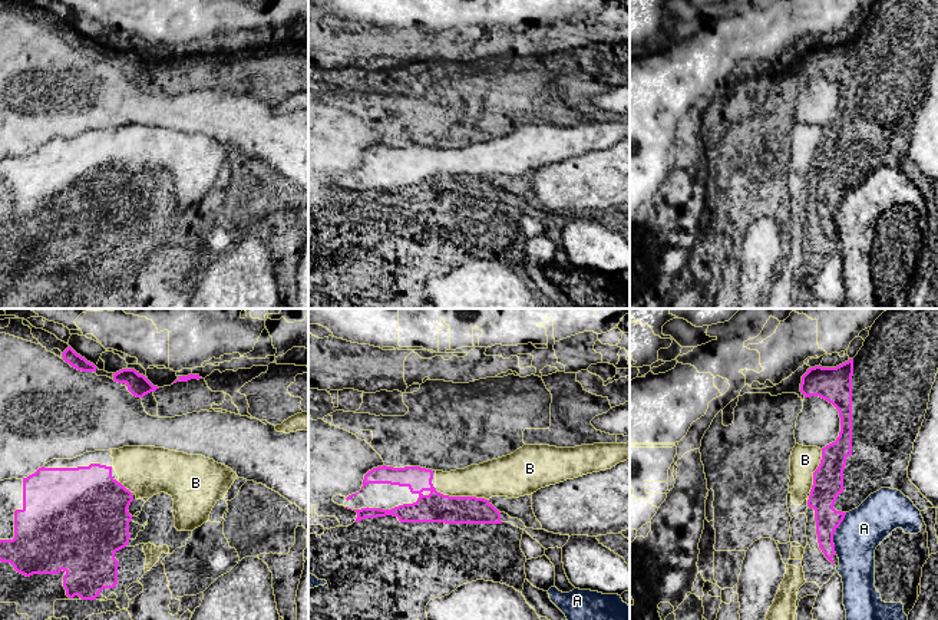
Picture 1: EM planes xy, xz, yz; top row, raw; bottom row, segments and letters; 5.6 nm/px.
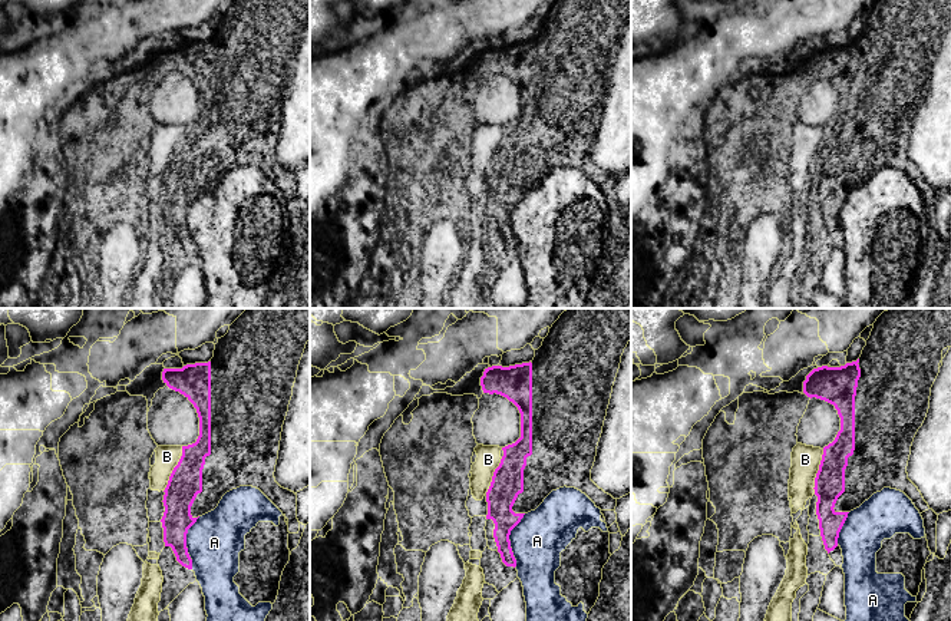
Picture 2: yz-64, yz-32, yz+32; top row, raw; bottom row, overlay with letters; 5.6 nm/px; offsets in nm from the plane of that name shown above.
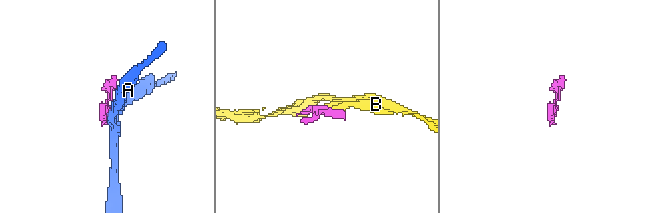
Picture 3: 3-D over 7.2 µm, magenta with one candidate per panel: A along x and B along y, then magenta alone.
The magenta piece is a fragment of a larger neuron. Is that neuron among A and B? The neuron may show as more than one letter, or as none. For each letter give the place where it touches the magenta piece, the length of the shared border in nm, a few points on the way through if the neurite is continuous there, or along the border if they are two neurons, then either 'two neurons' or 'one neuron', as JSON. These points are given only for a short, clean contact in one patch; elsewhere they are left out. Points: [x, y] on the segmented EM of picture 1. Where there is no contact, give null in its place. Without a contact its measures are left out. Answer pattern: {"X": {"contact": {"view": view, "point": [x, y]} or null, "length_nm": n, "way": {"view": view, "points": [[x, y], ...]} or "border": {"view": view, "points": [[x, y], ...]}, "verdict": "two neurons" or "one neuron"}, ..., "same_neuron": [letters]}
{"A": {"contact": {"view": "yz", "point": [834, 533]}, "length_nm": 240, "verdict": "two neurons"}, "B": {"contact": {"view": "xz", "point": [461, 497]}, "length_nm": 320, "verdict": "one neuron"}, "same_neuron": ["B"]}

